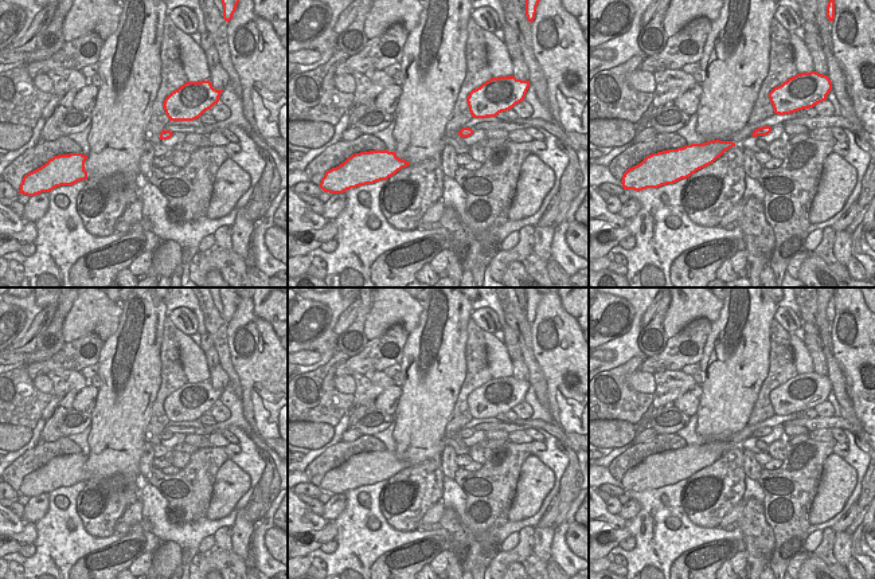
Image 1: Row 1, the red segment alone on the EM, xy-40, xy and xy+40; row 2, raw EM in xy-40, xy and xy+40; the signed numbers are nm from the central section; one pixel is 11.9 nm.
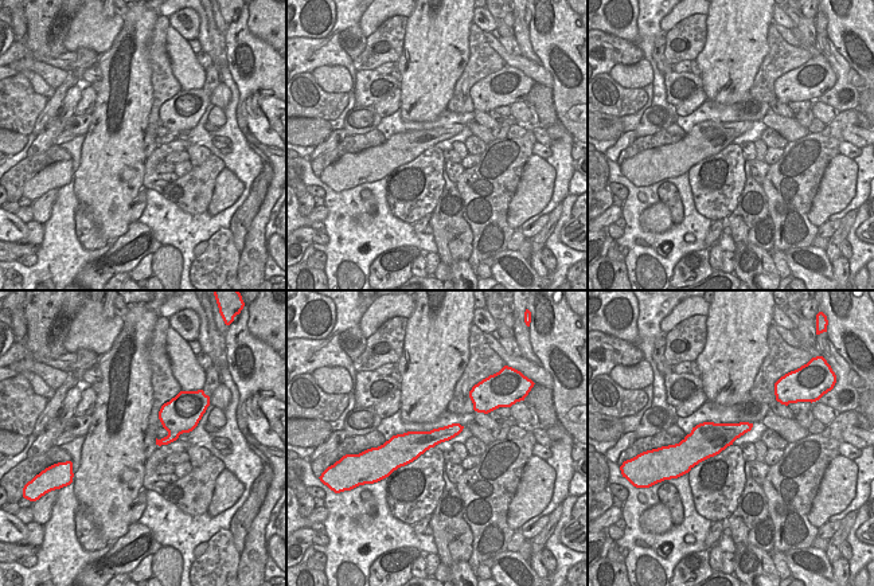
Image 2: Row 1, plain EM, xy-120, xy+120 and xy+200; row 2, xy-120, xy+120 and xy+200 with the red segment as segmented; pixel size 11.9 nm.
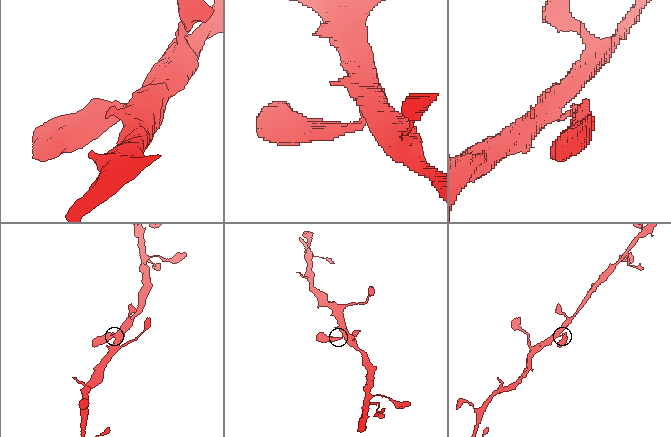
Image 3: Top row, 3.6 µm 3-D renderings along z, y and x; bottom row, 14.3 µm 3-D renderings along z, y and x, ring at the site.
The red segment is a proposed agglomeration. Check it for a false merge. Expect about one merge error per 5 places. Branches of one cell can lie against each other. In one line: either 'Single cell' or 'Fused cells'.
Single cell

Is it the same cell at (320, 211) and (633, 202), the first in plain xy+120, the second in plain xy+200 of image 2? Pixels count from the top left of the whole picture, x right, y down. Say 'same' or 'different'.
different

